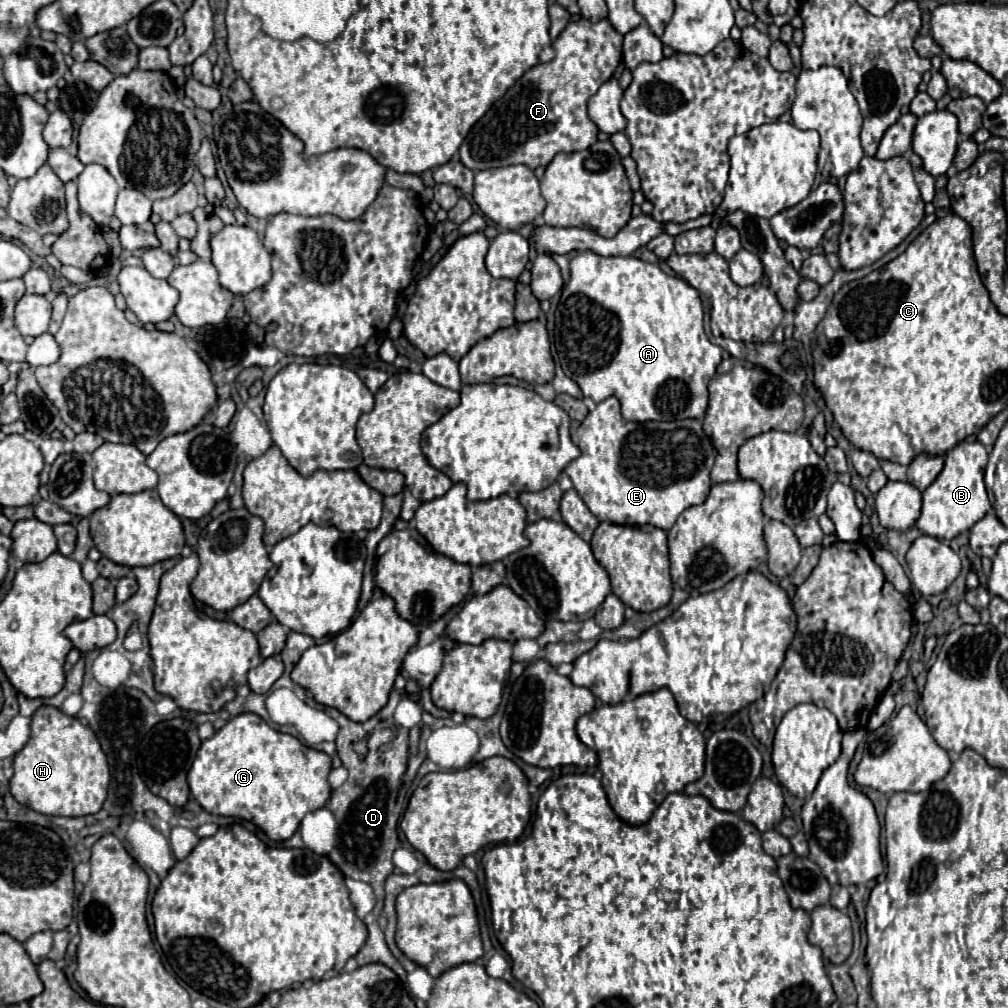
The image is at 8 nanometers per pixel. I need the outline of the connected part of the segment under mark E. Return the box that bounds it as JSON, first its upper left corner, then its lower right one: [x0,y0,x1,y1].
[565,397,717,531]

